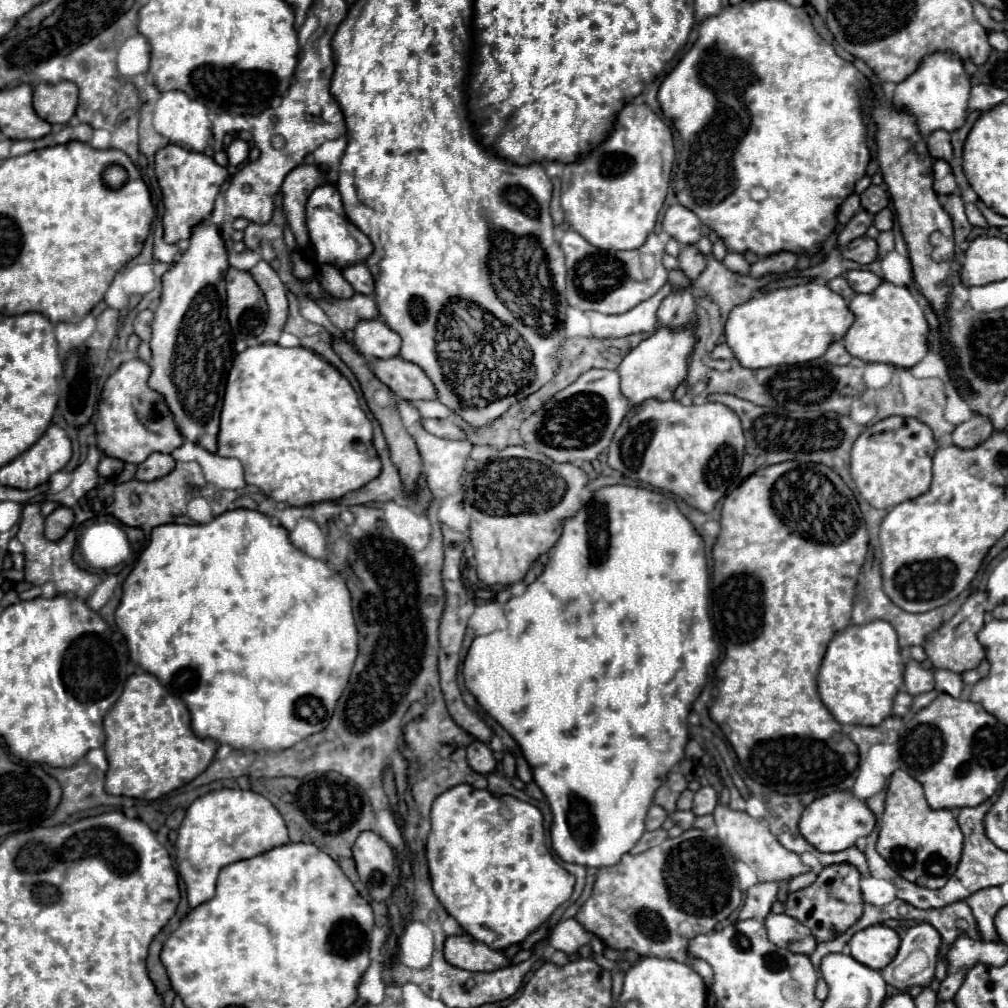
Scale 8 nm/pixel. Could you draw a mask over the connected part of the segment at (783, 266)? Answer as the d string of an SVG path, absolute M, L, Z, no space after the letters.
M776 253L772 257L760 259L758 263L752 265L750 277L760 279L760 277L764 277L768 273L786 273L786 271L790 271L796 265L796 259L798 257L794 253Z

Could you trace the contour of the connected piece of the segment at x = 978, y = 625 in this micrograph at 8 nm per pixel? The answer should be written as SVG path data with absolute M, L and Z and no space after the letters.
M976 591L972 593L962 607L956 611L956 615L950 621L944 621L934 633L932 637L926 639L924 643L924 651L928 655L928 659L932 661L932 665L936 669L950 669L954 673L964 673L968 669L978 667L978 663L984 659L984 649L976 639L976 633L984 627L984 615L986 615L986 593L984 591Z

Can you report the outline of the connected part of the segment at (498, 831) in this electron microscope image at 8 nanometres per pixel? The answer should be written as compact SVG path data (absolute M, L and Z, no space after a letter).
M456 785L448 791L444 791L442 795L436 797L436 801L432 803L432 813L430 813L430 819L432 819L432 831L428 835L428 845L426 845L426 857L428 857L428 865L430 865L430 879L432 879L432 889L436 893L436 897L442 901L442 905L446 907L446 911L462 925L462 929L466 933L470 933L474 939L486 943L490 949L506 949L508 945L516 945L516 943L522 943L530 933L534 933L540 925L544 925L548 921L548 917L564 903L570 899L572 895L572 889L574 889L574 875L570 875L566 869L562 869L552 853L548 851L546 847L546 839L544 839L544 827L542 827L542 813L530 805L530 803L524 803L512 795L492 795L490 791L480 791L480 789L474 789L472 785Z

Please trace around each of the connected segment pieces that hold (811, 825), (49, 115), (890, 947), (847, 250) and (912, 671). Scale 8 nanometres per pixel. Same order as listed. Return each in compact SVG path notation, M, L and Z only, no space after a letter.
M834 791L834 793L826 795L826 797L816 799L814 803L810 803L804 809L802 821L800 821L800 833L818 851L822 851L822 853L836 853L836 851L852 847L860 837L870 835L874 825L876 825L876 819L874 819L872 811L866 807L866 803L858 801L852 793Z
M70 81L56 85L40 83L34 87L34 109L52 125L66 125L78 105L78 87Z
M872 925L850 939L852 957L870 969L884 969L898 953L898 945L898 933L886 925Z
M858 237L850 245L842 247L842 255L860 265L868 265L878 259L878 243L870 237Z
M908 661L904 671L904 689L916 697L920 693L934 689L934 673L930 669L924 669L918 661Z

